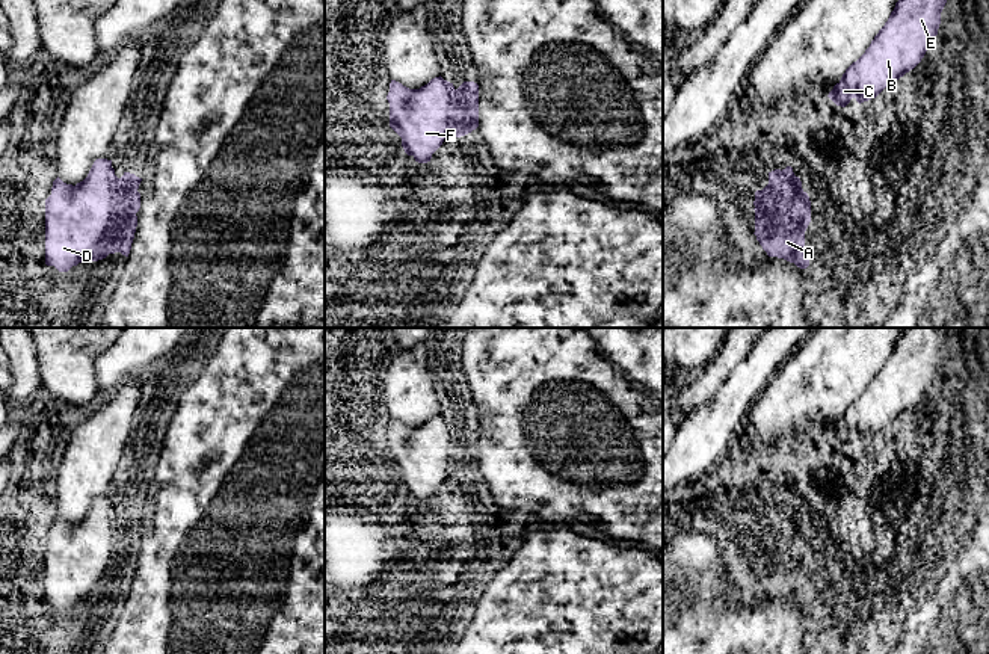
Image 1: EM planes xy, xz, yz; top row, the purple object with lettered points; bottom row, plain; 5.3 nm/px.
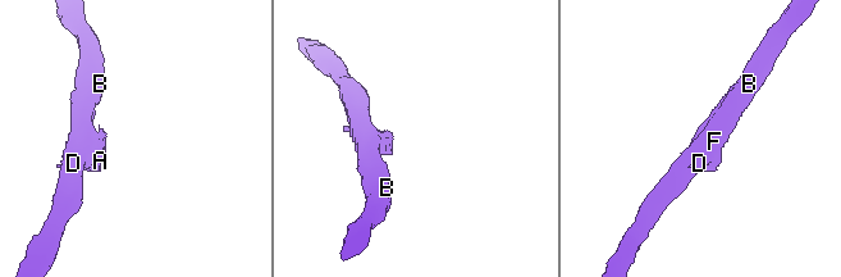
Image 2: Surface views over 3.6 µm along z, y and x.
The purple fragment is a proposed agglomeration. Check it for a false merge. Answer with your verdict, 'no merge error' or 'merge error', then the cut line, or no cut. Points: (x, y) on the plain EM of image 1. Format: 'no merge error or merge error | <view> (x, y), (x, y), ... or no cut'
no merge error | no cut

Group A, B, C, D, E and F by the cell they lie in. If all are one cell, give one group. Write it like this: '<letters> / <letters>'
A B C D E F

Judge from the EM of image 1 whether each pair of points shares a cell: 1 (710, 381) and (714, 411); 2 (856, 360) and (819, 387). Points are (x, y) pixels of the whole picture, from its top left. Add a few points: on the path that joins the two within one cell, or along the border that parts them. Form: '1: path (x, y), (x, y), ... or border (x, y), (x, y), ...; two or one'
1: border (734, 367), (716, 393), (684, 417); two
2: path (847, 360), (828, 378); one

